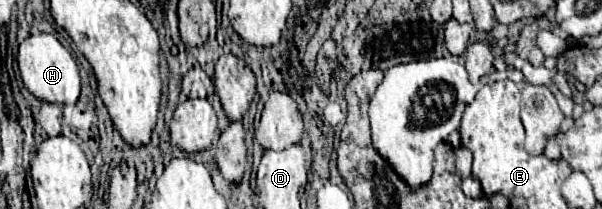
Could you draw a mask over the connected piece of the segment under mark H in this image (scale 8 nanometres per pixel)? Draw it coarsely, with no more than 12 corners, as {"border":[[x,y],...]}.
{"border":[[48,33],[20,43],[24,87],[74,105],[82,79],[68,49]]}

